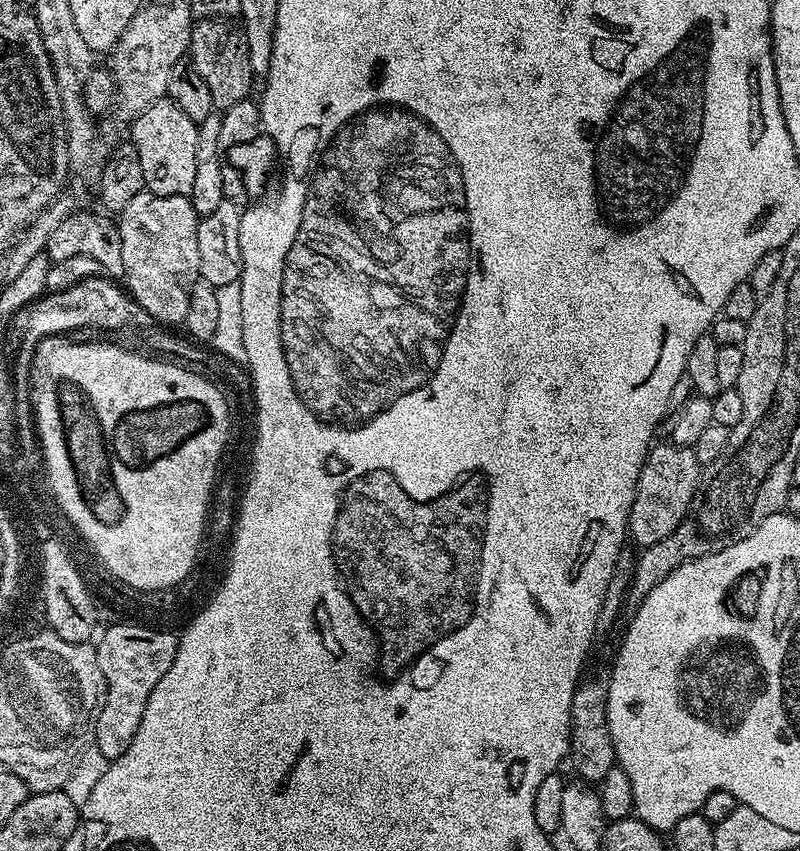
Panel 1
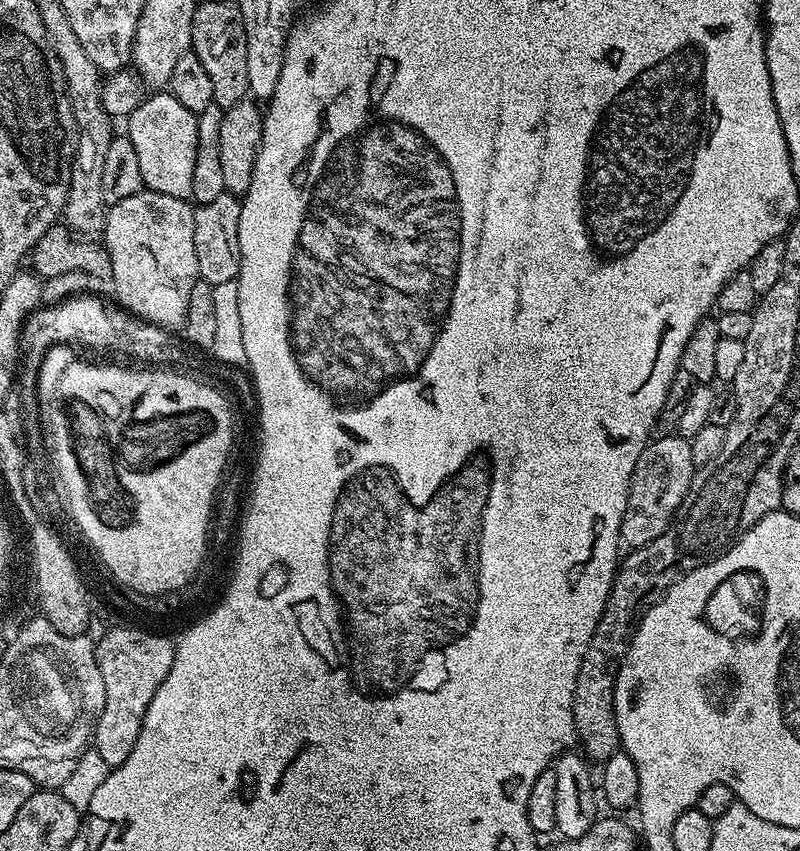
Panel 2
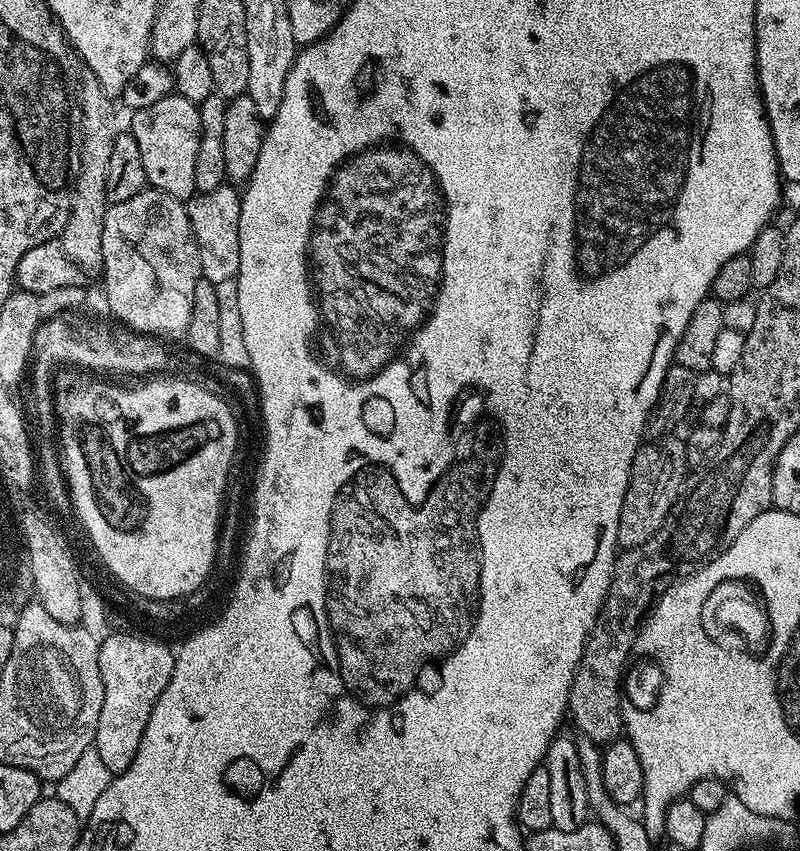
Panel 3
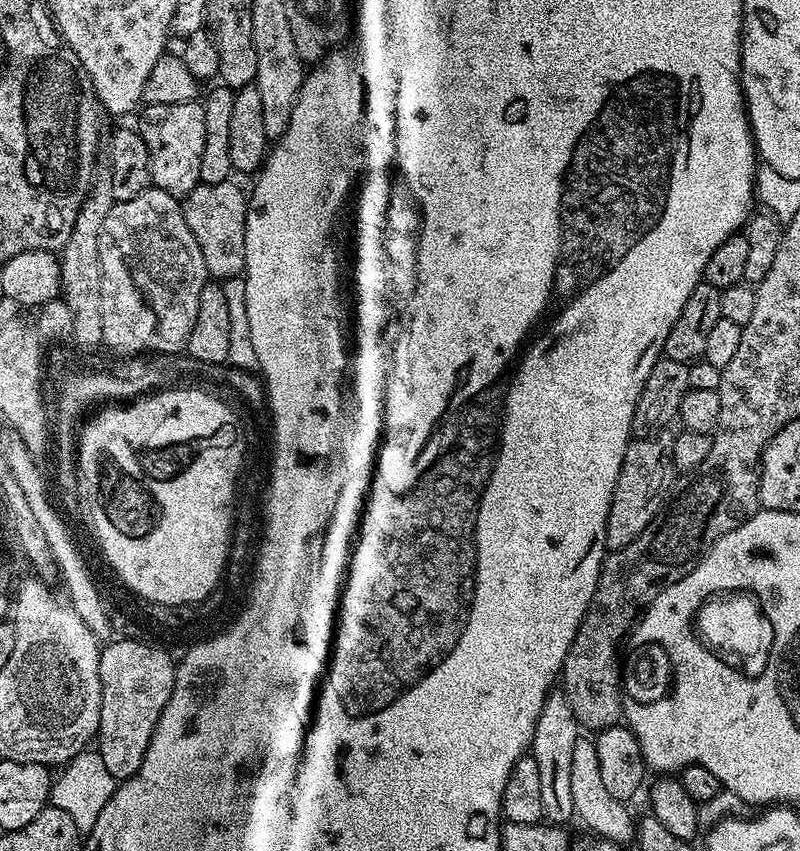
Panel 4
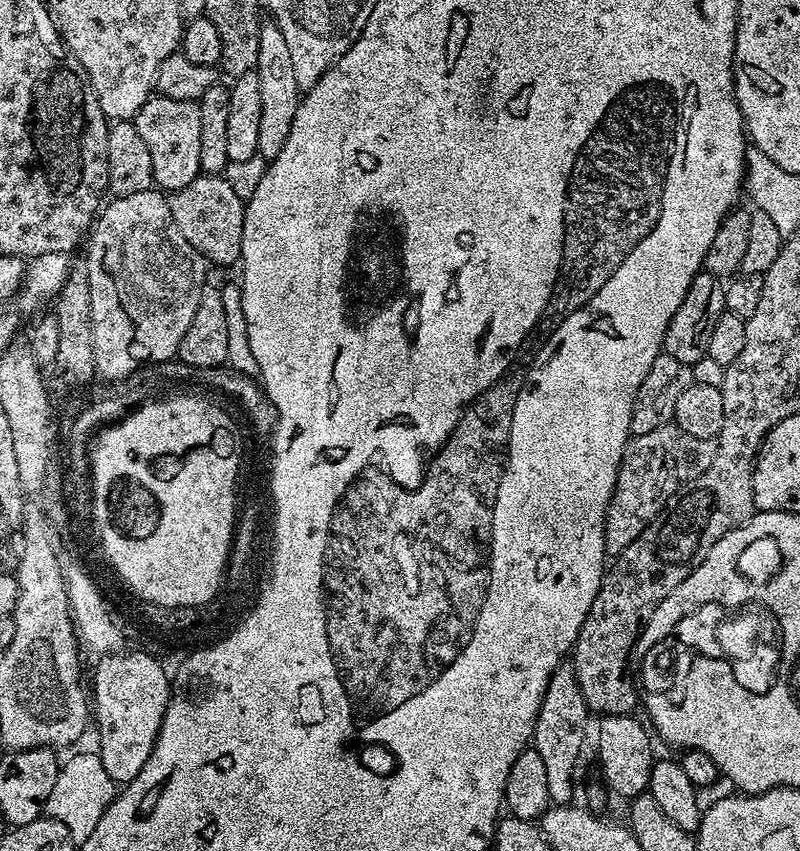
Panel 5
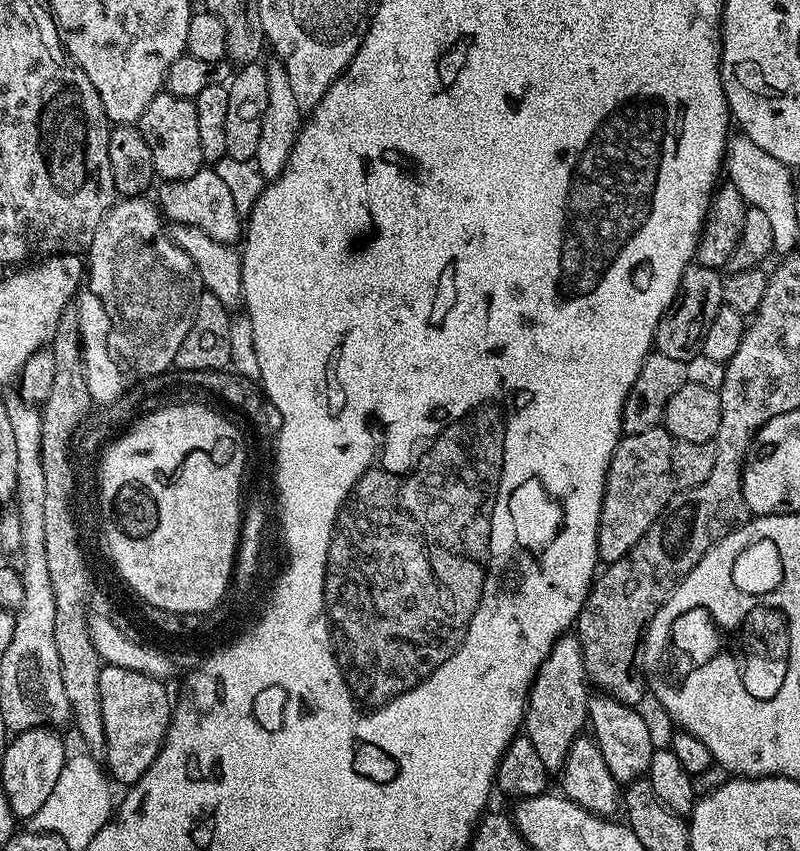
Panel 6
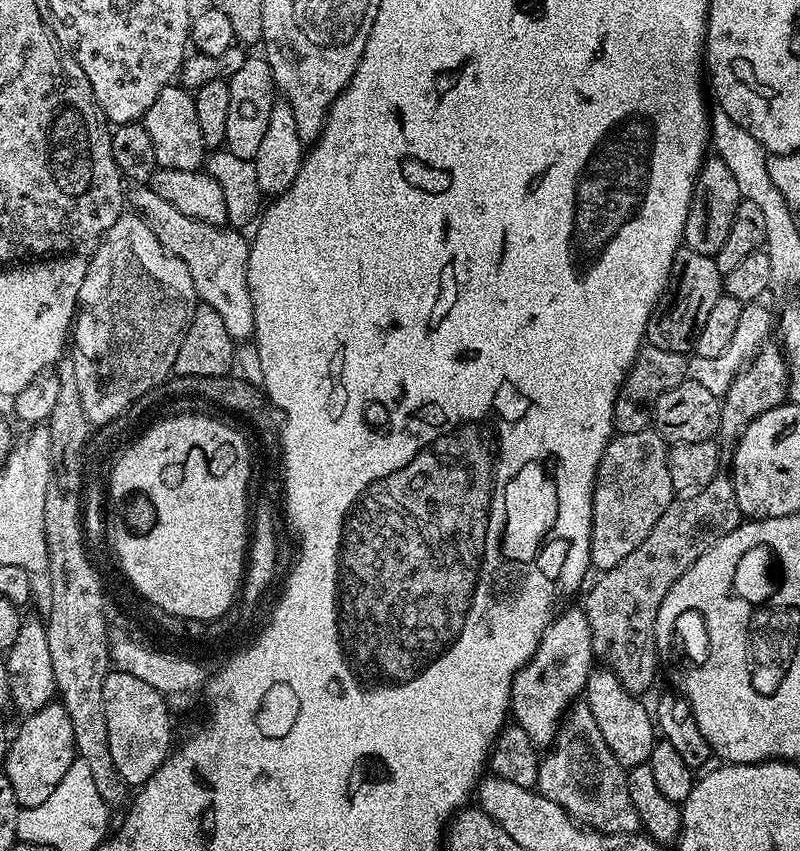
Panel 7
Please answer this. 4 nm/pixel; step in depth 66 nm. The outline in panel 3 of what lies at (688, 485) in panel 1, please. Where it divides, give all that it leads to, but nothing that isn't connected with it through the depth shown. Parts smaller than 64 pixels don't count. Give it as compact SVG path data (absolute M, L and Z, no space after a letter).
M669 434L663 438L653 439L651 442L641 443L639 450L634 454L634 462L630 466L630 482L626 486L626 498L622 502L622 514L618 518L617 545L621 549L642 546L646 538L650 538L662 526L662 522L668 517L668 511L672 509L672 503L680 495L689 475L690 469L686 459L684 440Z

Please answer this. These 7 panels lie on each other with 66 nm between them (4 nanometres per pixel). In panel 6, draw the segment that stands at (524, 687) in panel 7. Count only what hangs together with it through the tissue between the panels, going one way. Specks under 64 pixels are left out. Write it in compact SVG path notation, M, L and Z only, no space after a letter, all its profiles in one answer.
M565 634L556 641L556 645L532 678L522 725L549 773L559 773L566 762L570 746L585 731L590 699L588 688L590 689L590 681L584 671L580 637Z

